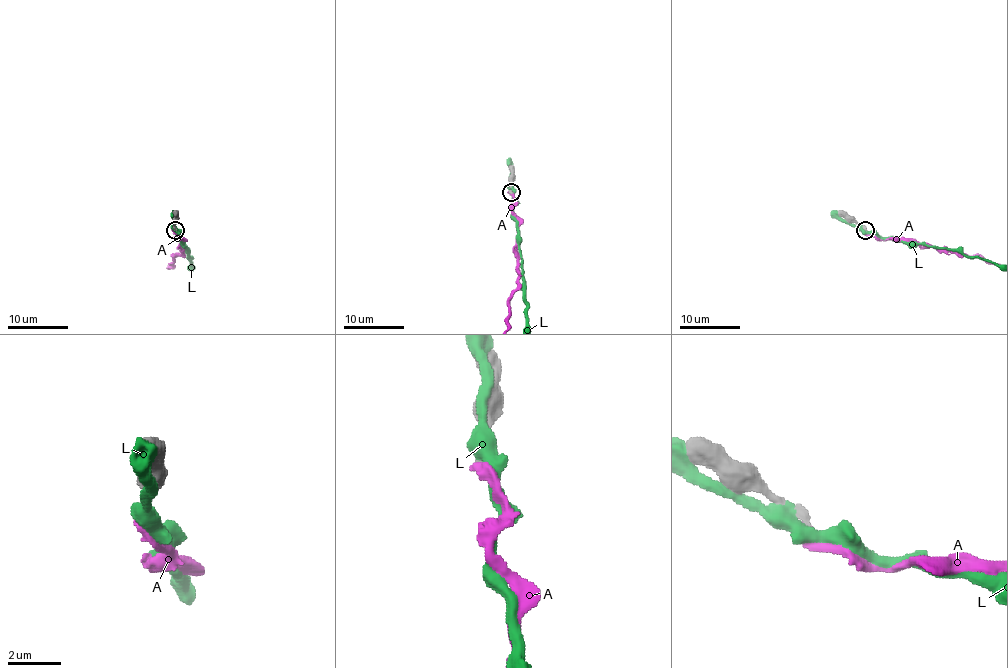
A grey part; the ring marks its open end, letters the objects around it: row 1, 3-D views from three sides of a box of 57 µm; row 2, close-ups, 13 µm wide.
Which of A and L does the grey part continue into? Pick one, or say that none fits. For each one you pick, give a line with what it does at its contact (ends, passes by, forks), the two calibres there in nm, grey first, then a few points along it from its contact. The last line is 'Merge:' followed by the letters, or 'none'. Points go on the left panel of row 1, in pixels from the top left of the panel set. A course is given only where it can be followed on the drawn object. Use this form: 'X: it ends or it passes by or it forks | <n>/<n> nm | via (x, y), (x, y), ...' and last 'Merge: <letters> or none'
Merge: none

